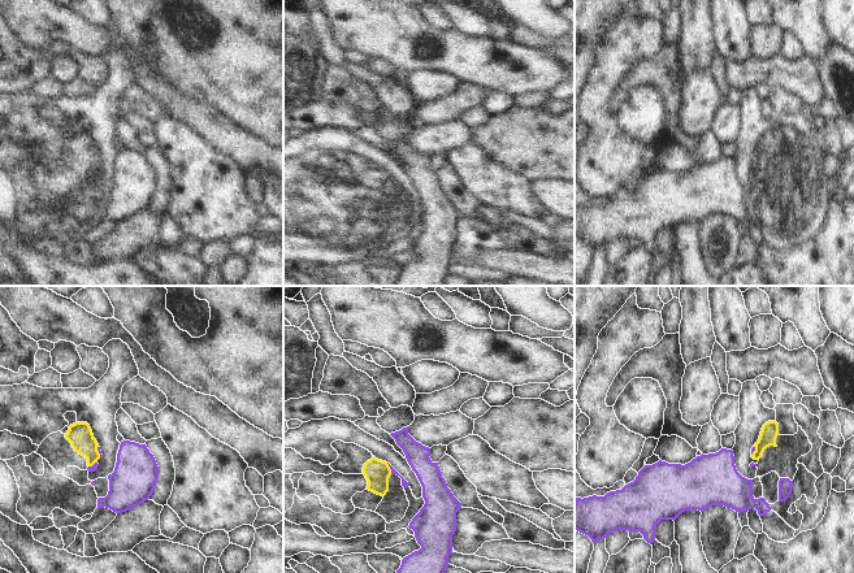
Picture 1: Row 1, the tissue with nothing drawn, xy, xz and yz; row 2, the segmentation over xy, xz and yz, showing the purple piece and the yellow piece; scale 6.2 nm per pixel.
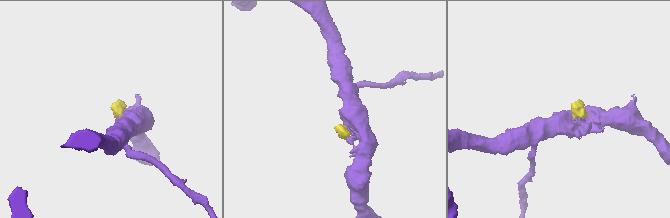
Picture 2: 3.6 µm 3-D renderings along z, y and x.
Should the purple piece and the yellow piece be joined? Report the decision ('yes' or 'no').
no

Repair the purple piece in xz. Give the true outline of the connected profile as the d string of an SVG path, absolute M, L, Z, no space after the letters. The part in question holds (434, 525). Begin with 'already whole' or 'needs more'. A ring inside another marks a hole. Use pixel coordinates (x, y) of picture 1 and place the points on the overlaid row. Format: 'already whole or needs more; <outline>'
already whole; M408 427L390 435L403 450L408 464L416 473L422 486L425 504L408 526L415 531L421 548L403 557L396 573L445 573L450 565L448 556L452 554L456 512L461 508L461 503L447 487L438 463L430 460L430 448L416 442L408 434Z

